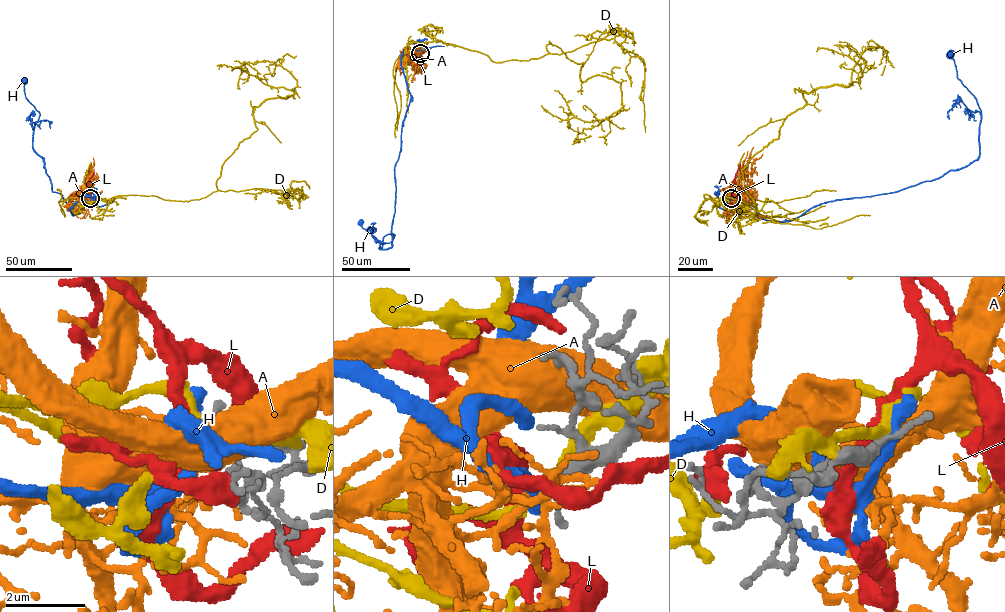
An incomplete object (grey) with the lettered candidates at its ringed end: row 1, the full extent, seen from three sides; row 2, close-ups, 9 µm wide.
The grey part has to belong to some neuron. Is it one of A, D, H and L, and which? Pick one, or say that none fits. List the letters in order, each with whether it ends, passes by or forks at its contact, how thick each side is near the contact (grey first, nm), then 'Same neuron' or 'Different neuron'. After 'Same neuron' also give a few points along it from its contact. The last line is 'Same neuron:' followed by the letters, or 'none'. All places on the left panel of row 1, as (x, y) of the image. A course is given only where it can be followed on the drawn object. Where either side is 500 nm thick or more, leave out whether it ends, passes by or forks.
A: It ends there. Thickness 150 nm (grey) against 200 nm. Same neuron. Its course: (91, 198), (85, 180), (86, 172), (93, 164), (93, 158)
D: It passes by. Thickness 190 nm (grey) against 280 nm. Different neuron
H: It ends there. Thickness 150 nm (grey) against 400 nm. Different neuron
L: It passes by. Thickness 130 nm (grey) against 320 nm. Different neuron
Same neuron: A

